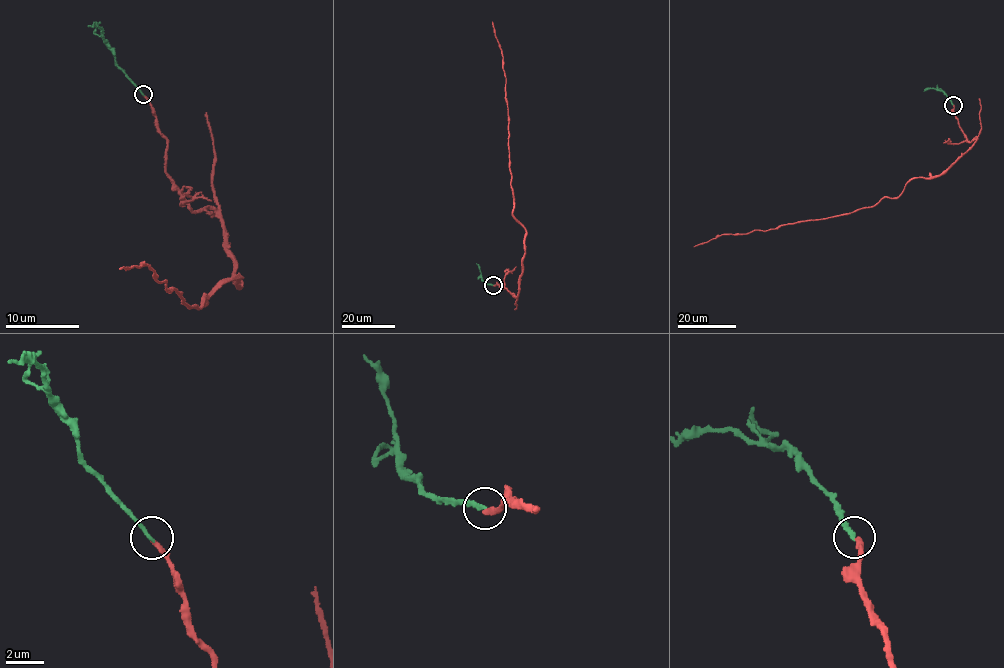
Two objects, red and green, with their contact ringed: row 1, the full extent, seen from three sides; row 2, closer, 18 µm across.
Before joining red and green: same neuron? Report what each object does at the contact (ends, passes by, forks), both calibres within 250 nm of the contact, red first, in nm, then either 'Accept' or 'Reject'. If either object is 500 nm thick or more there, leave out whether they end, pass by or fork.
At the ring red ends. At the ring green ends. Thickness 280 nm (red) against 240 nm. Accept

